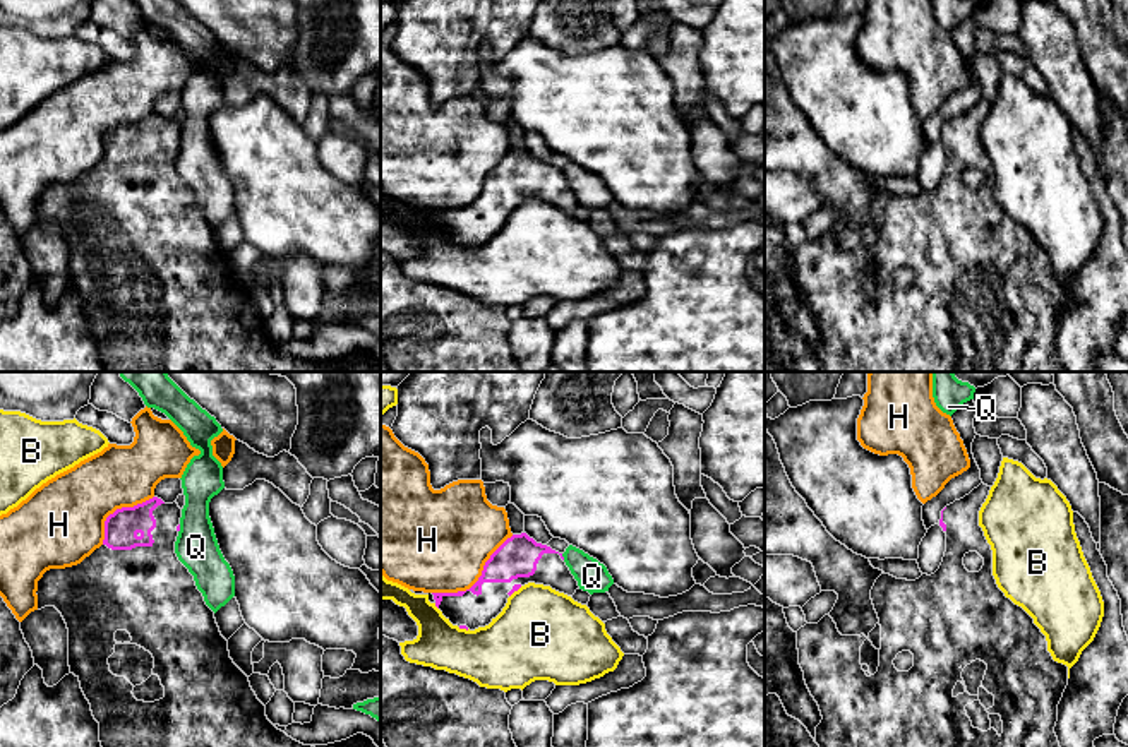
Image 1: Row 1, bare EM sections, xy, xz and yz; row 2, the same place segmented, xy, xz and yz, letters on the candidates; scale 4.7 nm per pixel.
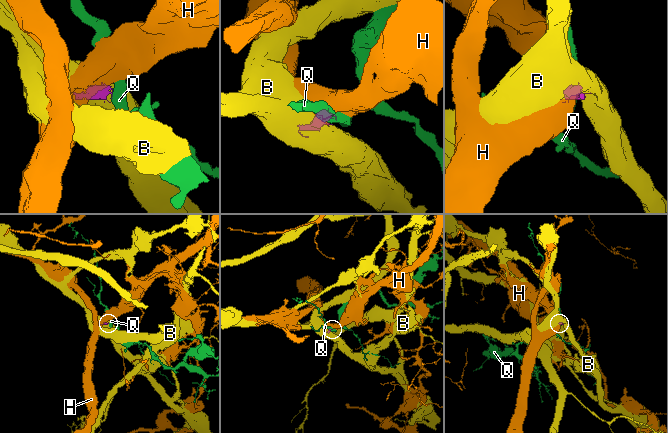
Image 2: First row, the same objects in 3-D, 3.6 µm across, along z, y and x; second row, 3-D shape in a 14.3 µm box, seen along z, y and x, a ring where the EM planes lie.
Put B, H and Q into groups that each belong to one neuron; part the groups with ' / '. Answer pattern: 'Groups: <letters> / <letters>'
Groups: B / H Q

